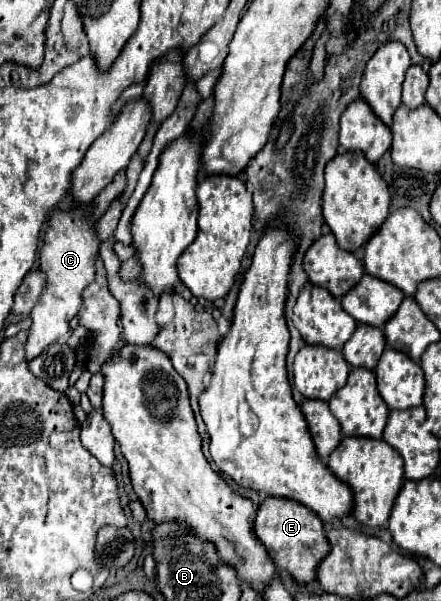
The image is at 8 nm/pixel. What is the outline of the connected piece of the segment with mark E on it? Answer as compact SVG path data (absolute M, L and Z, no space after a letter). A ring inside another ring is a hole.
M266 497L258 507L254 531L256 531L256 537L268 549L276 567L282 571L288 571L292 579L300 585L316 579L316 567L330 551L328 539L324 535L324 523L320 521L320 517L292 499Z

